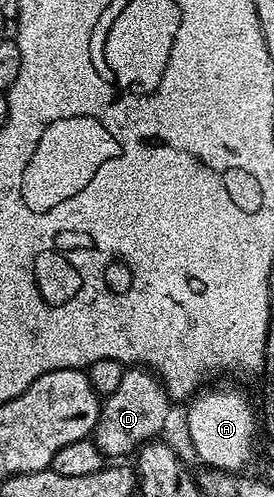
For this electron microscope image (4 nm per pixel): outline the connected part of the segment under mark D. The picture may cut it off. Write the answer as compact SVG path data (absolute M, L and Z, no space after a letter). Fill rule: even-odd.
M127 368L120 380L120 388L101 403L94 425L92 441L104 456L130 454L142 449L147 442L155 441L170 418L172 399L166 393L161 378L149 368Z

